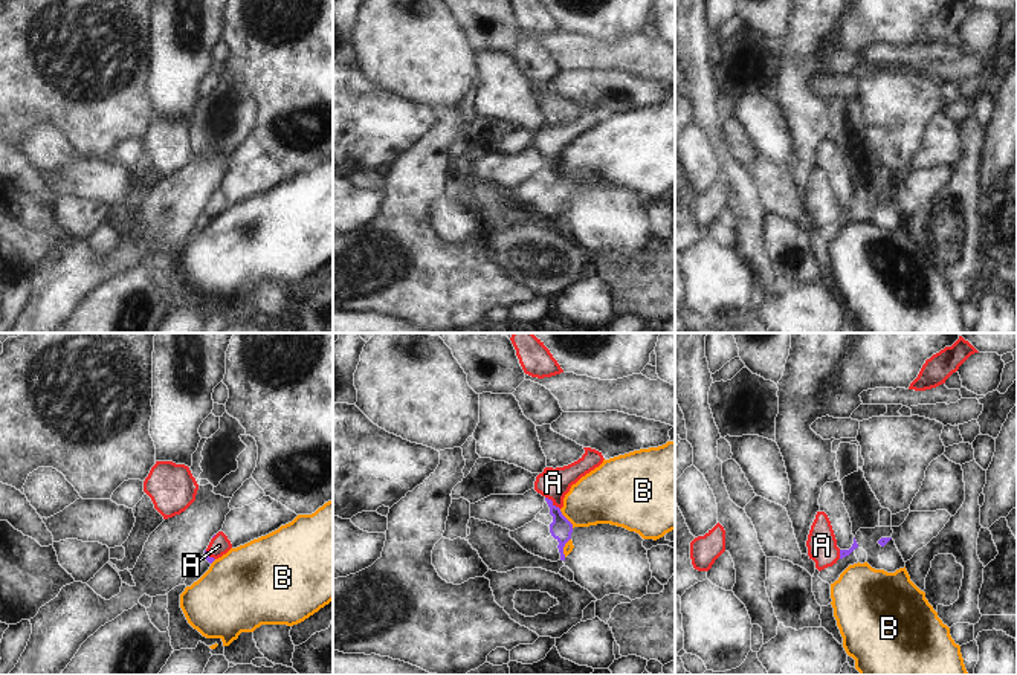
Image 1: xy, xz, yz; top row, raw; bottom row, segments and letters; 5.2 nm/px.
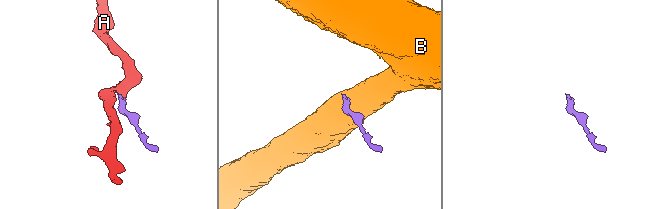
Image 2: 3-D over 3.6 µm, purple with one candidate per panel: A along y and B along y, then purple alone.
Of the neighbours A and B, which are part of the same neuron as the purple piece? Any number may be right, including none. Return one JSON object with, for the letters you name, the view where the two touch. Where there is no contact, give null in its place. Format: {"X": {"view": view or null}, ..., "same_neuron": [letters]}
{"A": {"view": "xz"}, "same_neuron": ["A"]}

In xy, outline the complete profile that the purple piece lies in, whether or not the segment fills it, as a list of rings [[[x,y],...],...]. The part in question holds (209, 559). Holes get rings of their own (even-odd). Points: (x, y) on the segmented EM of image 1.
[[[218,531],[209,542],[208,548],[205,550],[203,557],[212,564],[215,559],[221,557],[232,548],[231,541],[223,531]]]

